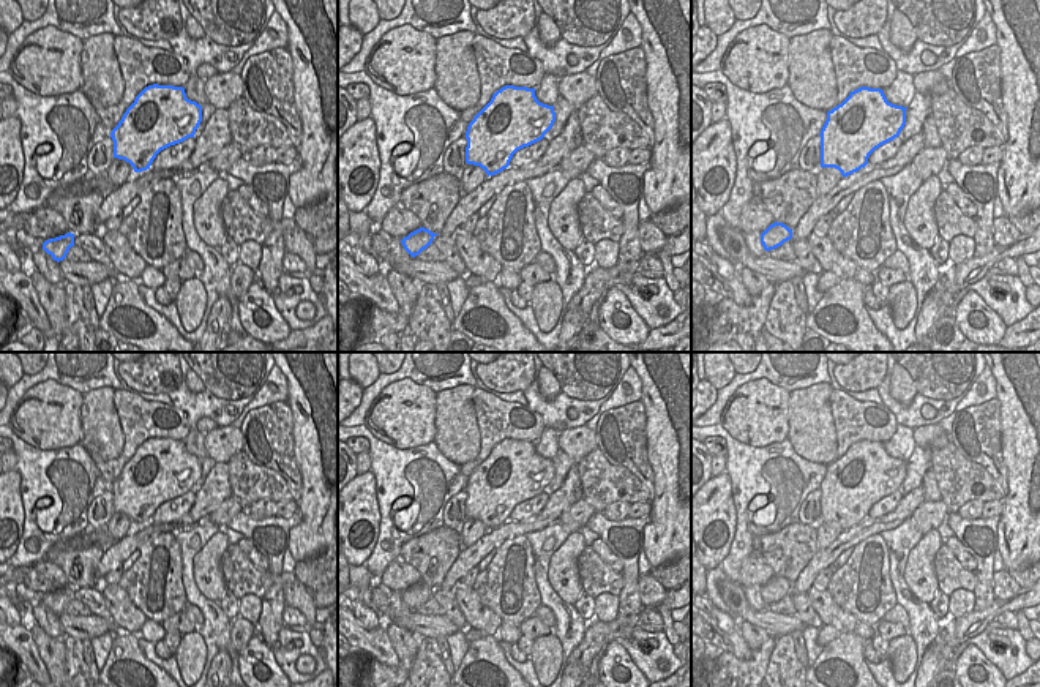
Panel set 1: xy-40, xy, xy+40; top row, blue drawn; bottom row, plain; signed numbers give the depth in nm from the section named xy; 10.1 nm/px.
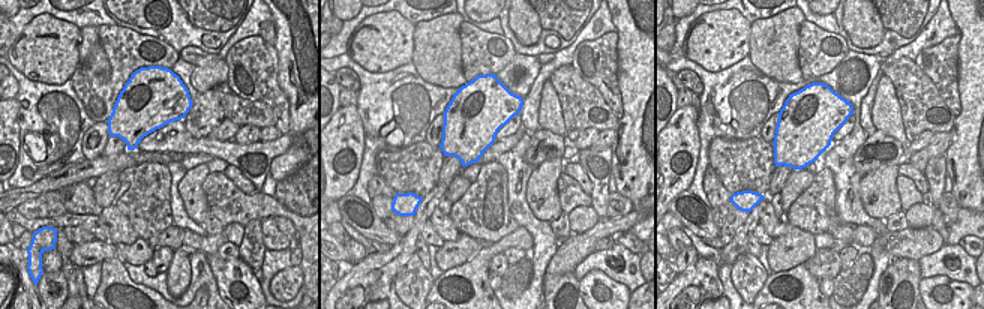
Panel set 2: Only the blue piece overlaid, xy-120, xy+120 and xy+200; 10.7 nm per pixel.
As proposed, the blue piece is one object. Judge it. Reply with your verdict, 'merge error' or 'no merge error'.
merge error

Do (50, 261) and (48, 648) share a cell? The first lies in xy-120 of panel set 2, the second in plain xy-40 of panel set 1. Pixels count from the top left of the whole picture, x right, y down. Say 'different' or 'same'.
different

